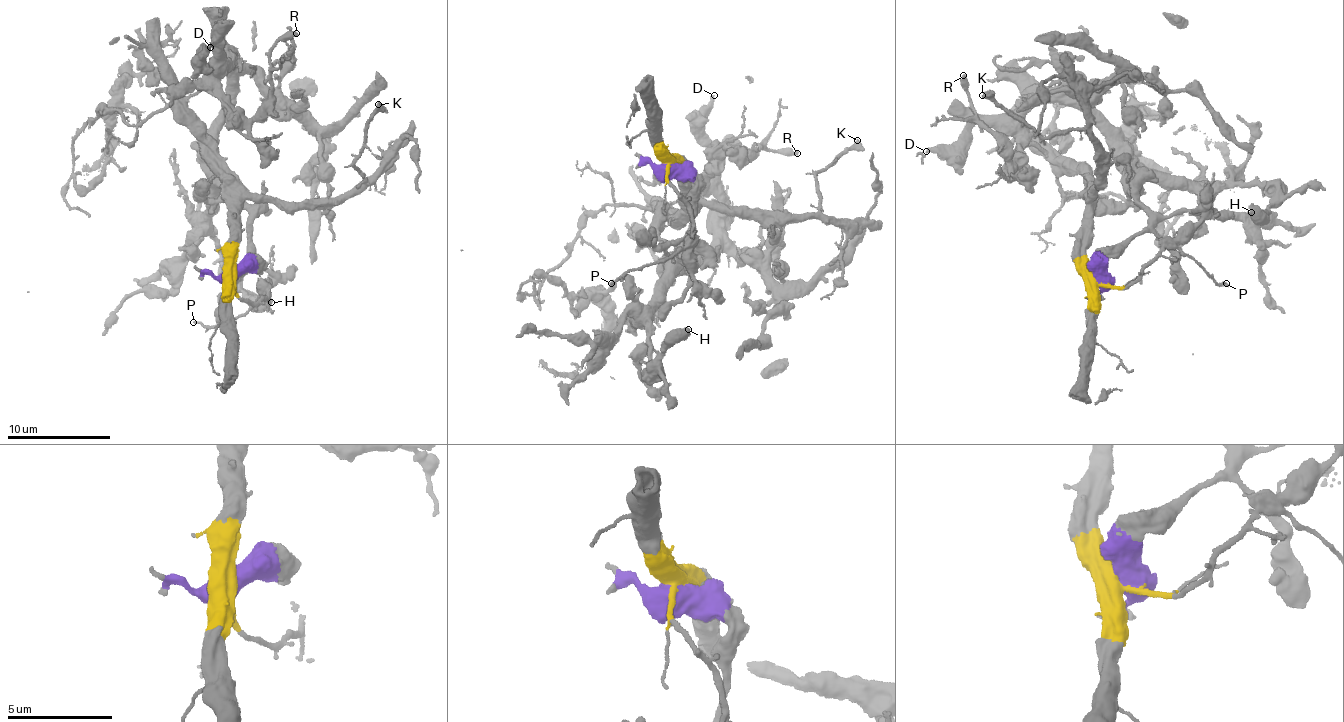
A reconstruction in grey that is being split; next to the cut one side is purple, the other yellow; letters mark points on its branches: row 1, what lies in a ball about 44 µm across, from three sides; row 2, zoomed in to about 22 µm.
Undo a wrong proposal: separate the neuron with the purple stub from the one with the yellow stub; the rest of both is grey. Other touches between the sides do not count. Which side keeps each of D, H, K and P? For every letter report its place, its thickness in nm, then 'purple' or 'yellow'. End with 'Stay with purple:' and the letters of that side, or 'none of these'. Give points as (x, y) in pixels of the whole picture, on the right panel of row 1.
D: (926, 151) | 280 nm | purple
H: (1251, 212) | 650 nm | purple
K: (982, 95) | 320 nm | yellow
P: (1226, 283) | 140 nm | yellow
Stay with purple: D, H

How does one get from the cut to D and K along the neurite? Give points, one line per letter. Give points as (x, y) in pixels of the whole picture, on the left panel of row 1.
D: (229, 273), (259, 260), (248, 205), (216, 158), (213, 125), (230, 87), (217, 42), (201, 45), (211, 47)
K: (229, 273), (237, 240), (237, 205), (247, 200), (314, 203), (357, 191), (363, 182), (355, 162), (377, 104)

